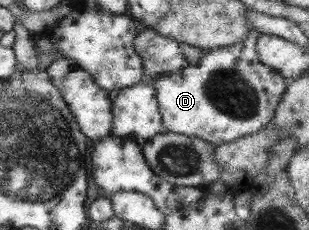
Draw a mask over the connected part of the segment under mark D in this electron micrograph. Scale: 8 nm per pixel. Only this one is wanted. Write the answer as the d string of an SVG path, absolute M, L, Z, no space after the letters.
M251 28L240 42L209 49L200 55L200 62L180 71L176 70L160 75L152 83L152 86L156 89L163 129L189 137L201 138L216 147L262 130L276 116L278 103L285 93L288 81L260 62L256 50L258 36L260 36L260 32Z

